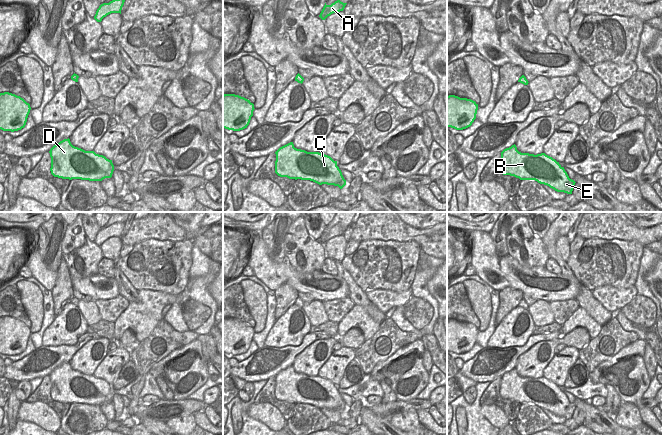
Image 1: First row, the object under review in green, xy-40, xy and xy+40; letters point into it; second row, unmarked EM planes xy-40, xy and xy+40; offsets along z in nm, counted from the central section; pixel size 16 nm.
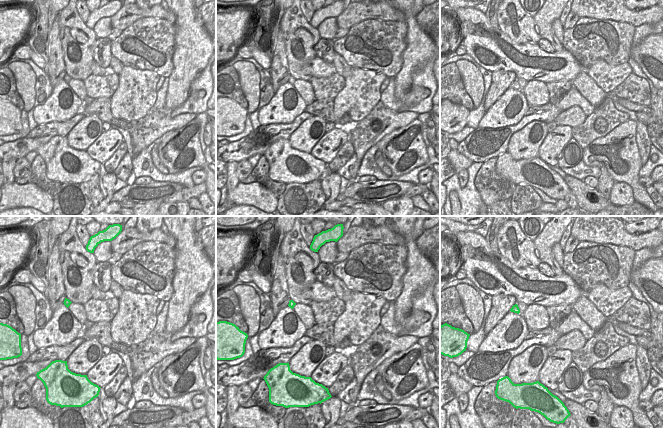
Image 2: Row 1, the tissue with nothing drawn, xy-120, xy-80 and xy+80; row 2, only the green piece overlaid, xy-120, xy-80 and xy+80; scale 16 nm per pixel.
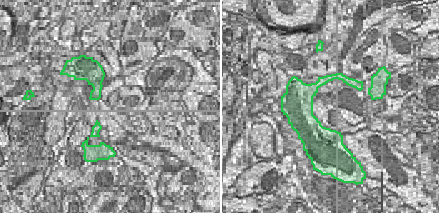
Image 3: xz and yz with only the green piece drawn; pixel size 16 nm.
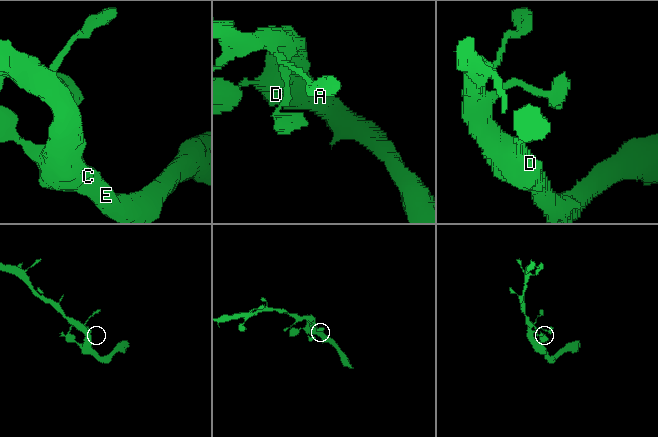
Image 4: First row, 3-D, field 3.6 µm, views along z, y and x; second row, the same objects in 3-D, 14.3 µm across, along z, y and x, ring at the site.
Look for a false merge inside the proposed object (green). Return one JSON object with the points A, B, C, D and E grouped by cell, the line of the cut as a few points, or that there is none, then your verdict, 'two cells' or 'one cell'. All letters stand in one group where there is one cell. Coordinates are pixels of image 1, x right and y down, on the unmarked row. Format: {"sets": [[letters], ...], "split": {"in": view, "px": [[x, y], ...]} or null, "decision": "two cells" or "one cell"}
{"sets": [["A", "B", "C", "D", "E"]], "split": null, "decision": "one cell"}

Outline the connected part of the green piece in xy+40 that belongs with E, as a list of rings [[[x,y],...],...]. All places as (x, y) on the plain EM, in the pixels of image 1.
[[[515,368],[501,376],[499,394],[503,399],[514,400],[520,404],[535,404],[557,416],[567,418],[572,418],[576,407],[552,381],[545,377],[521,377]]]

